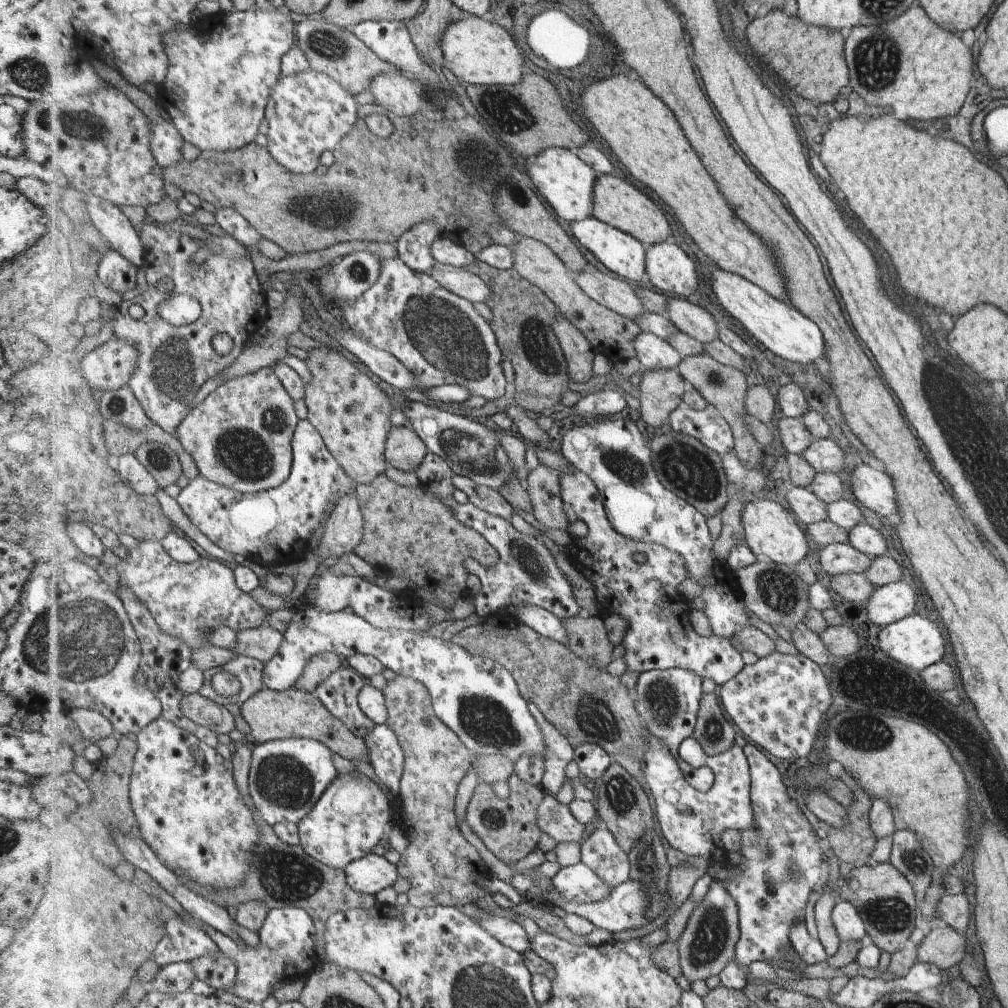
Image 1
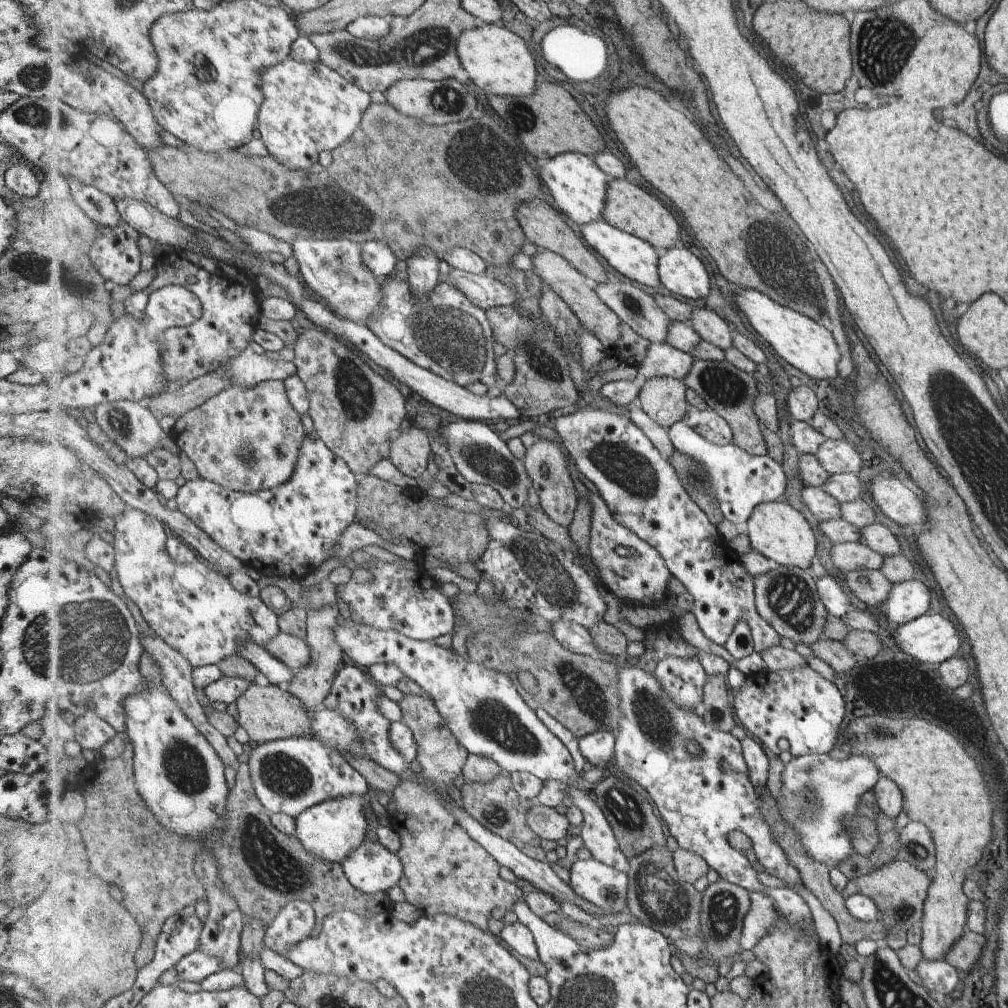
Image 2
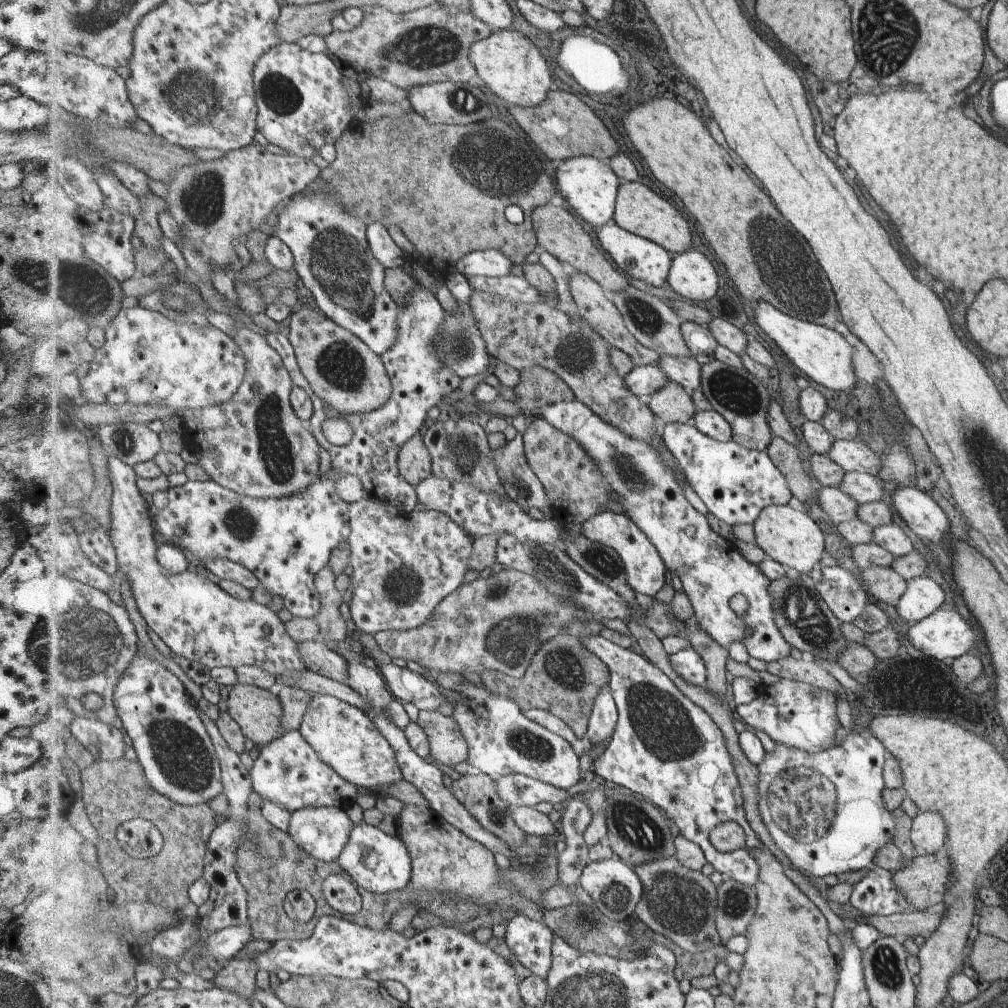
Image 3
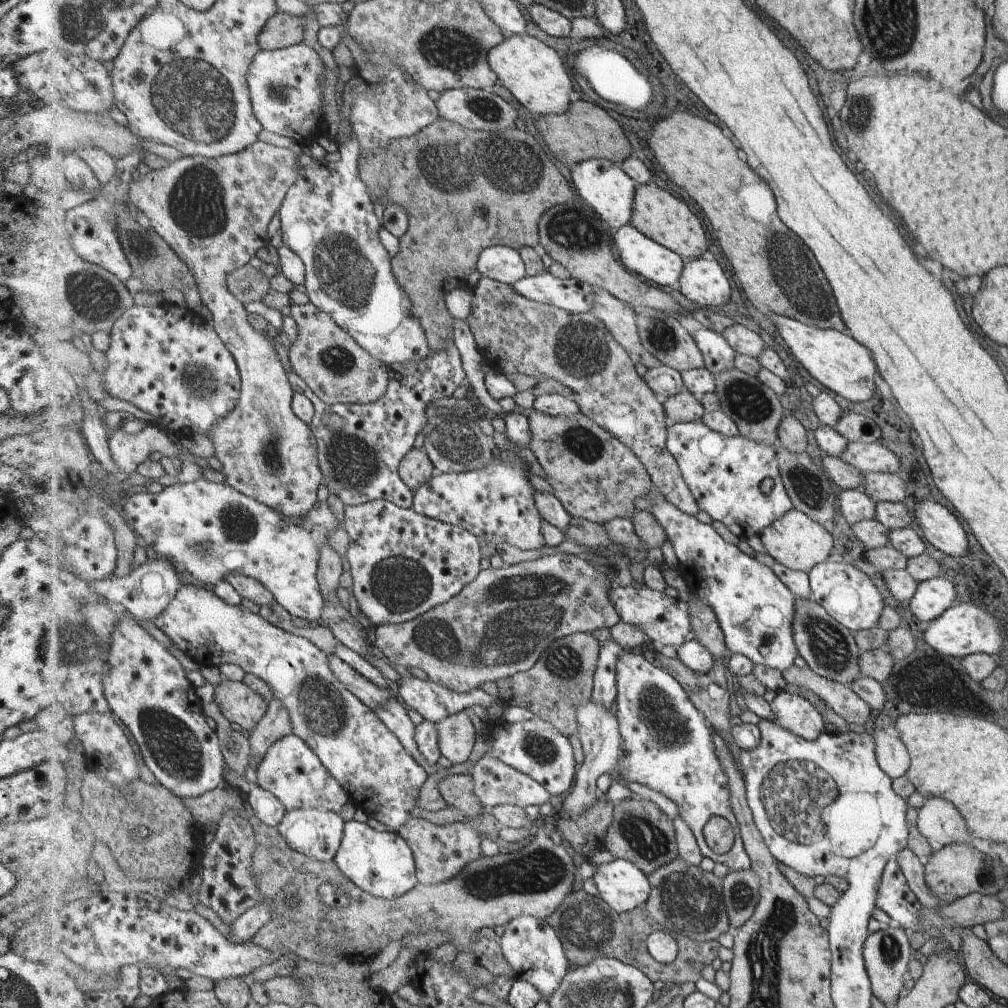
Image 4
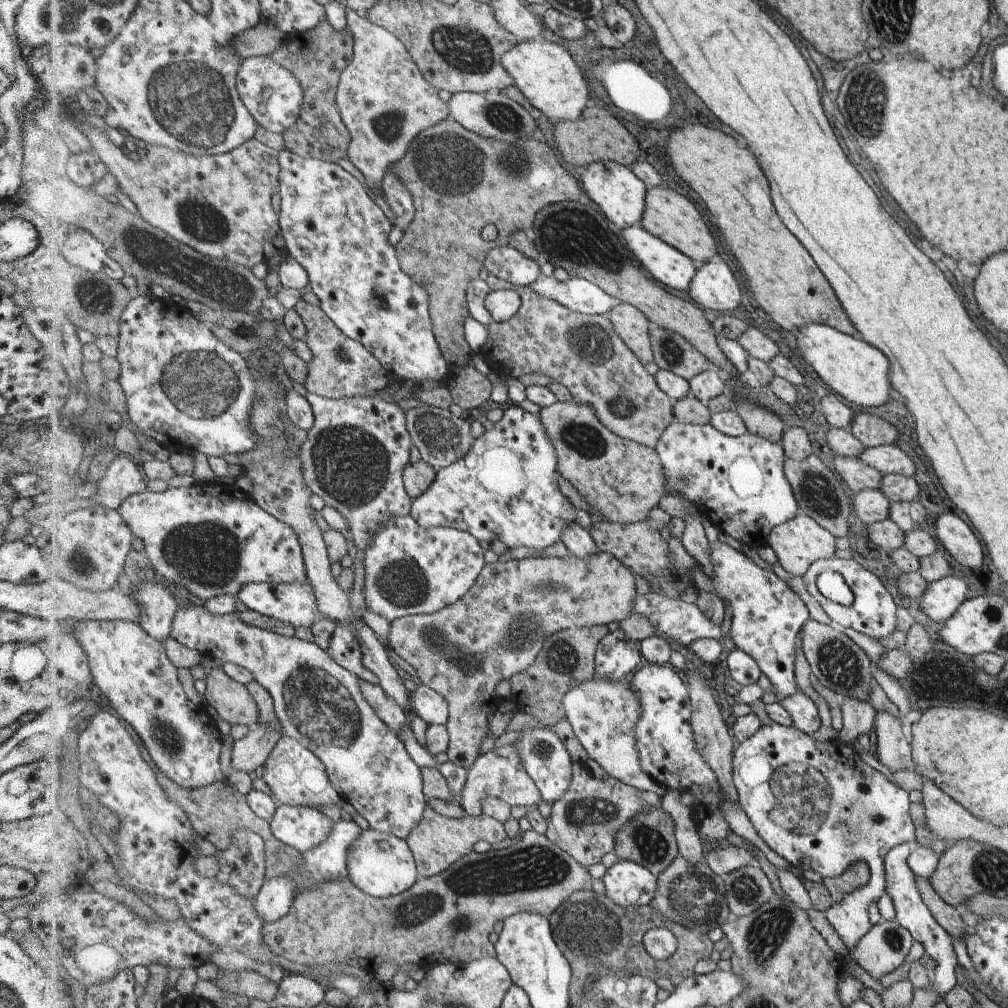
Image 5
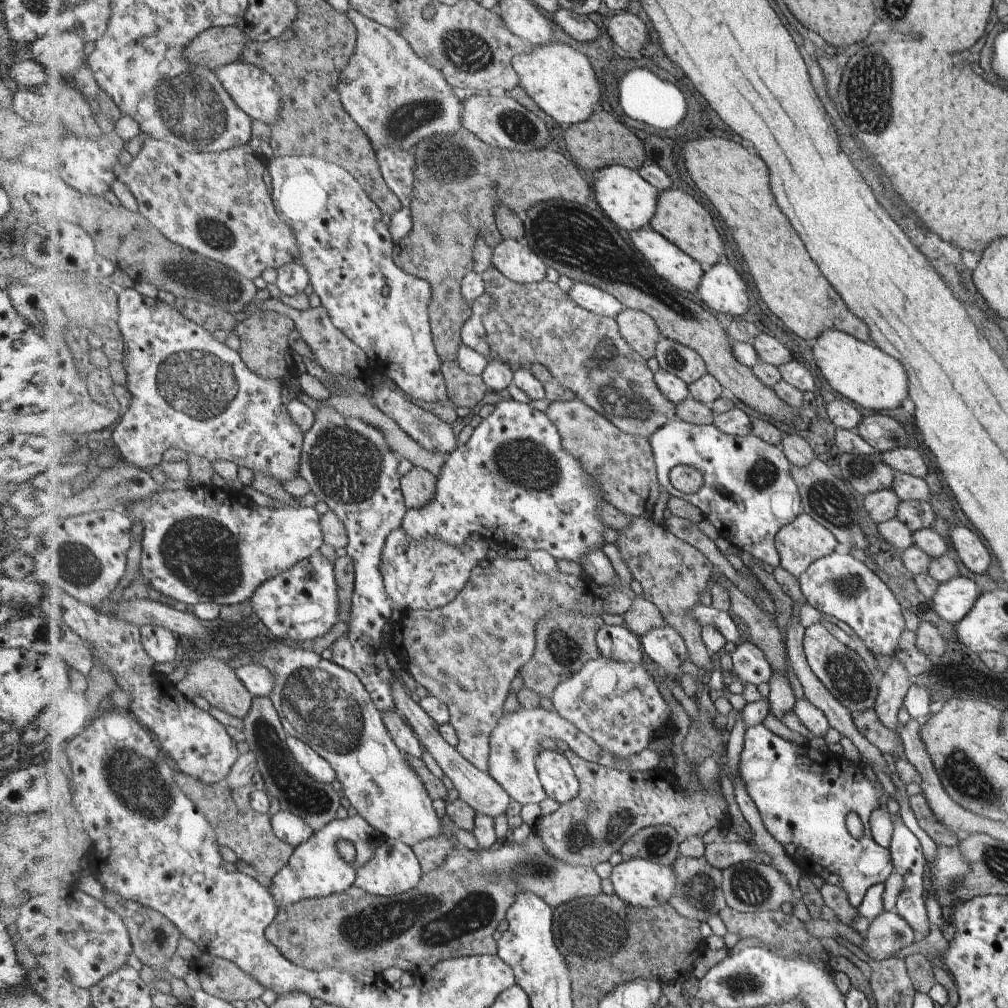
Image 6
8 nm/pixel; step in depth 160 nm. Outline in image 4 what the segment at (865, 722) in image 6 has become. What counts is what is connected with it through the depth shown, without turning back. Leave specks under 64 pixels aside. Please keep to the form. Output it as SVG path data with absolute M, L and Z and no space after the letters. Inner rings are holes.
M790 666L787 670L782 673L784 680L787 683L798 685L810 689L813 693L822 697L826 705L840 715L847 723L855 722L866 726L867 719L871 717L870 704L867 704L863 698L861 698L852 688L838 683L836 680L825 678L823 675L817 674L811 667L799 668L799 666Z

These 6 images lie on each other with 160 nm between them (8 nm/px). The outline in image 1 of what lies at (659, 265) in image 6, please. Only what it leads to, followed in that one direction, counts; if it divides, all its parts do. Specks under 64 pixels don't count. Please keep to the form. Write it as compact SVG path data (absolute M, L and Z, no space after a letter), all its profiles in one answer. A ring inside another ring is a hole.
M594 215L569 223L570 231L606 268L623 276L630 282L650 280L646 271L646 249L640 239L617 227L604 223Z

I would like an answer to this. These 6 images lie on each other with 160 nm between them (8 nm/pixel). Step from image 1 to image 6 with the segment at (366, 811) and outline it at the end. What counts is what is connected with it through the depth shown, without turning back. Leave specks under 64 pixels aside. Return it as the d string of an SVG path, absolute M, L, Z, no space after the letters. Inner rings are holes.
M280 810L272 816L272 830L279 840L289 845L290 849L308 842L315 833L305 818L285 810Z

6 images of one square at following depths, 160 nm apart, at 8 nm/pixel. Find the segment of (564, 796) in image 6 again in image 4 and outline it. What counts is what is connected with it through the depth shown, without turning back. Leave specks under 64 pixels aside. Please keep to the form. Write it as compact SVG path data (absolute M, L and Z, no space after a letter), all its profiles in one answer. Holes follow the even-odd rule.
M541 717L515 724L503 722L502 719L497 722L502 723L500 731L497 734L488 733L492 745L483 757L495 757L518 771L532 776L553 796L561 796L565 792L570 792L576 781L579 765L575 760L569 738L553 726L553 723Z

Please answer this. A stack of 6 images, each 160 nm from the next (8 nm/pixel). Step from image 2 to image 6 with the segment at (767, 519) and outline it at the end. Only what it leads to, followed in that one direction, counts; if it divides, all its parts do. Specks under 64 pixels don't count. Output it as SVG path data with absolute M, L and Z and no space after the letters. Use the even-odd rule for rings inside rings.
M802 513L777 534L776 546L781 556L779 566L799 581L817 560L834 554L838 543L831 530L809 514Z

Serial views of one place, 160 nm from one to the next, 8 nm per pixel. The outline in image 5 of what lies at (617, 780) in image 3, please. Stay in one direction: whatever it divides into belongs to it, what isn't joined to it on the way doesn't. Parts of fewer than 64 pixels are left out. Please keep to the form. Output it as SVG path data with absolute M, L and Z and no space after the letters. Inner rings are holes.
M649 662L630 675L631 688L638 694L641 703L639 722L636 724L636 743L642 769L653 780L669 789L690 792L695 802L692 816L699 826L701 840L718 841L715 849L727 849L732 828L723 814L720 782L716 770L706 761L696 743L692 727L690 689L683 682L683 672L674 667Z

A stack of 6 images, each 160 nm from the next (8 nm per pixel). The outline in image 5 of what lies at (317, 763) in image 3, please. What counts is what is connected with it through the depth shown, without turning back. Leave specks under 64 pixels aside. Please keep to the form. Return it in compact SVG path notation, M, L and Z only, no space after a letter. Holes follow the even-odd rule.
M283 734L263 766L262 778L272 794L283 804L292 807L330 807L338 805L339 792L332 785L325 763L292 735Z

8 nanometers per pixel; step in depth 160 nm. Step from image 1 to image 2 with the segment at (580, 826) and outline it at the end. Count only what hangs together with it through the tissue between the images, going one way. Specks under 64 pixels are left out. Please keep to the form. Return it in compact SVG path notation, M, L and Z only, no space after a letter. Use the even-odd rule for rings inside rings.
M547 805L533 807L529 813L529 824L541 838L555 840L558 844L564 843L575 832L567 814Z

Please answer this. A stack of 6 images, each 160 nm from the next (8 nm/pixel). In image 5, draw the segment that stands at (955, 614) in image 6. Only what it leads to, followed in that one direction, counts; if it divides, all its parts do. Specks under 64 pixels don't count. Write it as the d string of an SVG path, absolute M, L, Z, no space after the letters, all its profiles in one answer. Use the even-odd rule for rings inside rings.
M949 574L927 583L920 596L920 610L933 622L945 622L967 596L967 586L961 578Z

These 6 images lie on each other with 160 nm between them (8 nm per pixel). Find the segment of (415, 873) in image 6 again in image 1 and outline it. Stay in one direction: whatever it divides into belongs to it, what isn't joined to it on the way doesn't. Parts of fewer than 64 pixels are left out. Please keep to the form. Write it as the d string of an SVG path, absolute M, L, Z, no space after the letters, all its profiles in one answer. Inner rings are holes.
M371 853L364 856L362 859L352 862L351 865L345 870L348 883L359 893L368 895L379 894L381 890L393 886L399 880L398 865L395 866L387 860L387 858L377 856Z

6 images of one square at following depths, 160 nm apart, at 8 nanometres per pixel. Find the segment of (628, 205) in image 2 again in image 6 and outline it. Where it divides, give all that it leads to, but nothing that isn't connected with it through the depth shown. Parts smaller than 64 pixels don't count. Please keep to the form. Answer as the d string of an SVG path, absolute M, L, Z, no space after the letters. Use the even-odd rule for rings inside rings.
M669 189L660 192L657 210L650 224L689 256L697 259L706 269L725 260L725 242L713 222L713 216L691 194L683 190Z

